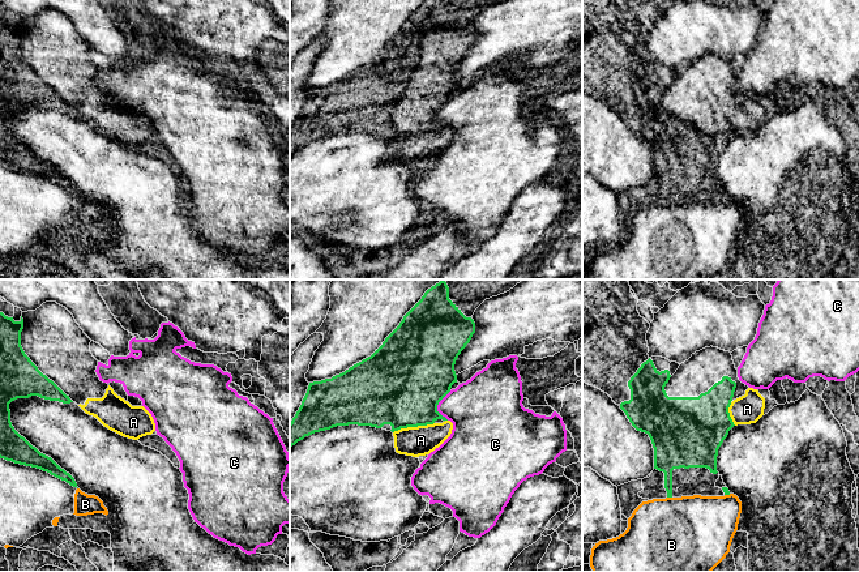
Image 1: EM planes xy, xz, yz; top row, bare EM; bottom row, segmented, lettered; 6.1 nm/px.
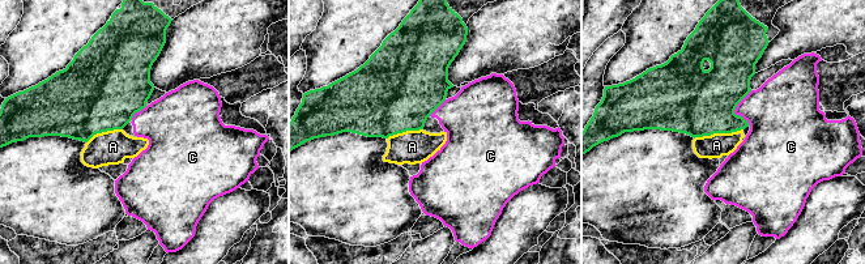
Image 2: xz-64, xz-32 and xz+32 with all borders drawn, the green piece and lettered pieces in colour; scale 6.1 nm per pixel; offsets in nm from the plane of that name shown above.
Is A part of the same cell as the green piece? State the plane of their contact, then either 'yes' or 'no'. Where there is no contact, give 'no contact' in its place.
xz | yes

